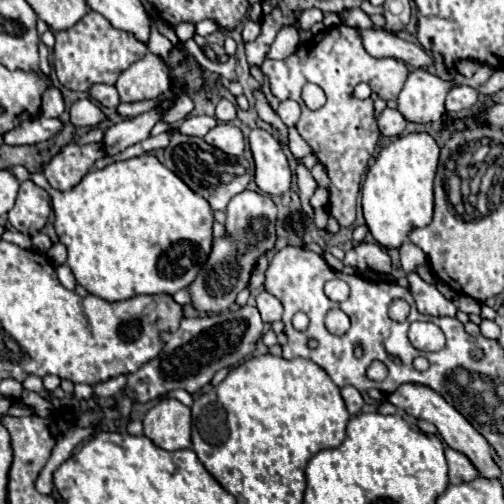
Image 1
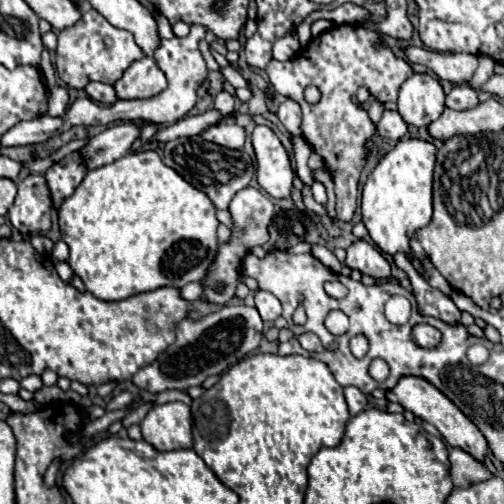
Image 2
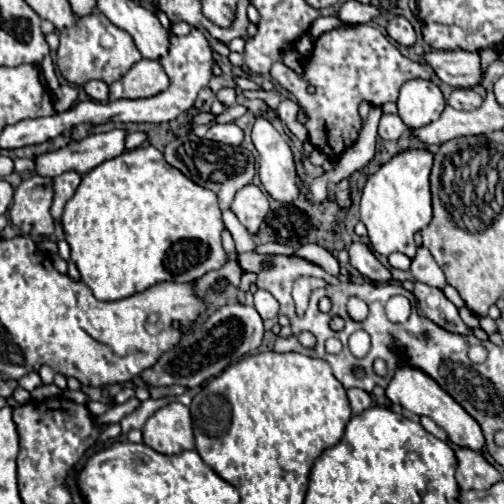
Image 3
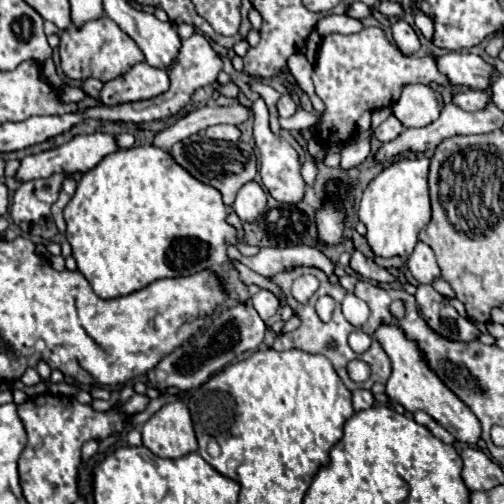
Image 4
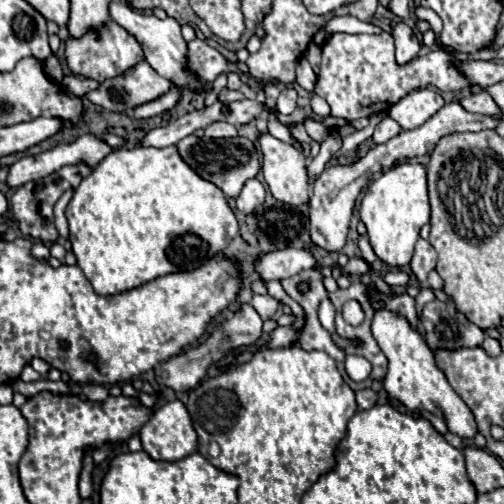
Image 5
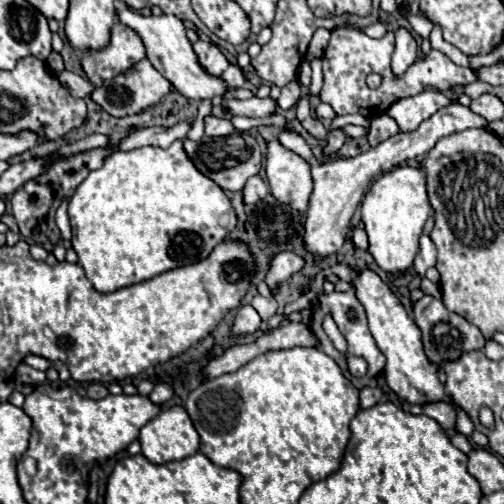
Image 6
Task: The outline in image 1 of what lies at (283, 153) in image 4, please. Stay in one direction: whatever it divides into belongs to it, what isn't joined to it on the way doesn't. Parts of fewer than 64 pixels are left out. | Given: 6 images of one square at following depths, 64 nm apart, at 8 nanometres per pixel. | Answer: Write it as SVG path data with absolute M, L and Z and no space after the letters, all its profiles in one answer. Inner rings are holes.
M256 128L250 134L250 148L256 164L256 184L270 196L282 196L292 186L292 170L280 142L266 130Z

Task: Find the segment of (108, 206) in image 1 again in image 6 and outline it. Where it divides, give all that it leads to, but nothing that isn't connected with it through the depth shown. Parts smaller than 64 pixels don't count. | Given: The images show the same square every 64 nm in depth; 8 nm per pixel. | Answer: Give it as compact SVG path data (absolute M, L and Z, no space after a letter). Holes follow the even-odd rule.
M203 100L187 136L174 140L166 150L158 146L144 146L130 152L114 152L106 158L102 168L90 172L90 176L70 198L68 216L74 234L72 248L76 250L80 264L86 270L86 278L98 292L114 292L154 278L166 270L194 264L206 258L214 246L222 242L236 226L236 212L224 190L214 180L208 180L208 176L204 176L192 164L192 160L188 160L188 154L182 146L185 139L198 141L202 138L204 118L210 114L211 109L211 100Z

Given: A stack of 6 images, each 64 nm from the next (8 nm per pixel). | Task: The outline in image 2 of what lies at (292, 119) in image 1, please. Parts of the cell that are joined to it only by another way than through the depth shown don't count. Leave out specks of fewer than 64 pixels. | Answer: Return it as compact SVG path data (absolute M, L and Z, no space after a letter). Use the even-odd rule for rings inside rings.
M286 98L286 100L280 104L276 116L280 118L280 122L284 124L284 128L286 128L290 134L294 134L294 136L302 136L302 132L300 132L302 112L300 112L300 106L298 106L294 100Z

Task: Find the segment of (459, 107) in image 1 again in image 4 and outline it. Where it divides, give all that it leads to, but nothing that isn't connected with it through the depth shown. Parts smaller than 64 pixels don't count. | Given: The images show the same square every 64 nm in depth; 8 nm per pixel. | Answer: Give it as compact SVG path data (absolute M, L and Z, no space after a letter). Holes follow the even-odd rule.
M468 90L468 92L458 92L454 94L454 104L460 106L462 110L476 112L480 108L486 108L490 104L490 96L484 90Z

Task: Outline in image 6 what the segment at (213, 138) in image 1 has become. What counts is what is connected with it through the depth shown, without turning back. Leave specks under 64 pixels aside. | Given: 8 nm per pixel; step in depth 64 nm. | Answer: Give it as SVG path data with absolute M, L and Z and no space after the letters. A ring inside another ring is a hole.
M206 116L204 126L206 126L206 136L230 136L236 132L230 120L216 118L216 116Z

